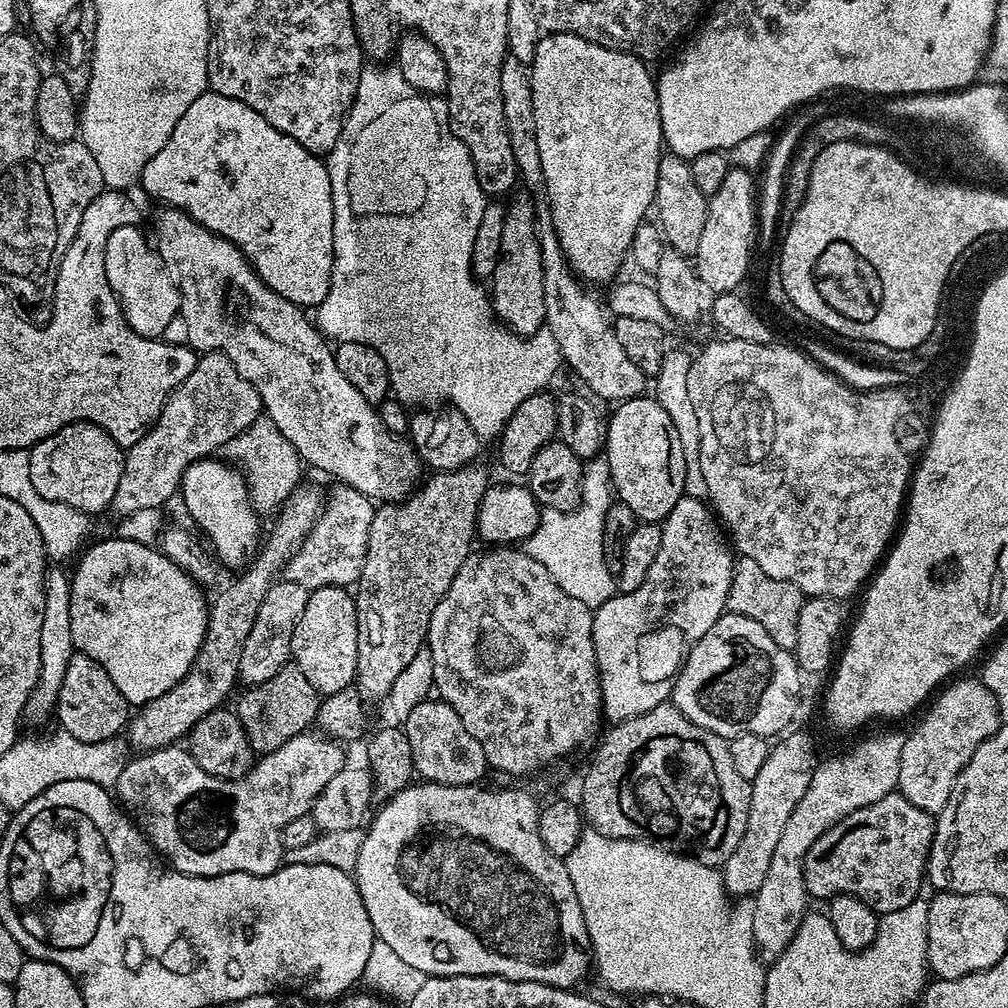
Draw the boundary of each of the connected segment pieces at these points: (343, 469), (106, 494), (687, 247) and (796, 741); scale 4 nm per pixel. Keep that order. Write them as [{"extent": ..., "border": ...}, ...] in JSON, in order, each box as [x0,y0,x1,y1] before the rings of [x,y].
[{"extent":[154,206,422,502],"border":[[[160,206],[157,210],[154,244],[180,289],[179,311],[188,323],[187,343],[200,354],[221,352],[234,364],[238,374],[261,396],[267,419],[282,430],[282,438],[298,450],[305,465],[313,464],[318,471],[358,490],[373,502],[399,502],[412,495],[422,480],[419,454],[407,439],[386,430],[379,411],[346,382],[346,374],[336,365],[335,351],[315,323],[304,317],[305,309],[270,290],[236,245],[204,228],[179,208]]]},{"extent":[28,422,125,514],"border":[[[77,422],[68,424],[62,430],[50,434],[46,439],[32,445],[28,452],[30,458],[30,482],[34,482],[34,490],[42,494],[42,498],[50,498],[54,502],[66,502],[66,506],[74,506],[89,514],[103,513],[121,481],[125,449],[106,434],[104,428],[97,424]]]},{"extent":[654,154,709,257],"border":[[[664,154],[659,157],[656,165],[656,198],[654,216],[664,234],[667,247],[683,256],[695,257],[698,242],[702,239],[702,230],[706,227],[709,197],[698,190],[694,182],[694,174],[689,161],[680,156]]]},{"extent":[722,732,818,897],"border":[[[791,732],[781,735],[775,741],[777,744],[773,743],[769,747],[766,762],[762,770],[758,770],[758,778],[750,782],[752,793],[750,814],[746,818],[746,834],[742,834],[742,842],[738,842],[734,854],[730,854],[730,858],[726,858],[722,865],[724,890],[729,897],[755,897],[770,871],[770,858],[774,858],[774,850],[782,839],[782,829],[786,827],[786,821],[794,812],[794,806],[798,806],[802,794],[806,794],[806,786],[810,786],[812,772],[818,763],[816,744],[808,732]]]}]

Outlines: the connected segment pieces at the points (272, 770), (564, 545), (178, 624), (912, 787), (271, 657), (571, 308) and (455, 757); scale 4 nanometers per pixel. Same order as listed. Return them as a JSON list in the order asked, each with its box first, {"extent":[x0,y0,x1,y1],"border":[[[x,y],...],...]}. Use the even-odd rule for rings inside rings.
[{"extent":[114,734,346,876],"border":[[[323,734],[312,735],[295,736],[290,738],[290,742],[286,742],[286,746],[278,746],[278,750],[263,753],[253,763],[252,769],[244,776],[239,776],[236,780],[223,780],[221,776],[215,776],[206,770],[202,770],[202,766],[198,766],[198,762],[194,762],[191,754],[180,746],[160,748],[157,752],[145,752],[137,755],[135,757],[137,760],[129,759],[125,763],[122,774],[118,774],[118,782],[114,785],[114,792],[122,805],[123,811],[131,817],[136,827],[144,833],[144,839],[156,849],[157,853],[175,871],[185,872],[188,876],[221,876],[231,872],[268,876],[271,872],[275,872],[277,868],[281,867],[282,861],[285,859],[284,828],[290,822],[294,822],[294,818],[302,818],[309,815],[312,810],[312,801],[318,798],[318,794],[322,794],[322,790],[326,790],[326,782],[330,782],[330,778],[334,778],[334,774],[338,774],[338,770],[346,767],[344,752],[340,749],[343,747],[337,741],[329,740]]]},{"extent":[522,455,618,610],"border":[[[607,455],[593,456],[584,464],[582,494],[577,508],[570,512],[544,508],[536,529],[522,544],[523,551],[542,562],[550,578],[554,578],[570,598],[578,598],[578,602],[593,610],[601,608],[618,592],[617,581],[610,570],[606,570],[606,558],[602,558],[602,522],[612,503],[614,493]]]},{"extent":[70,538,209,706],"border":[[[119,538],[111,539],[100,540],[97,544],[92,545],[89,543],[83,549],[82,555],[84,554],[84,557],[76,564],[76,573],[74,571],[71,573],[70,623],[71,633],[73,634],[73,646],[75,651],[94,658],[94,662],[98,662],[98,666],[102,666],[102,670],[106,670],[106,674],[110,674],[110,682],[114,682],[114,686],[118,686],[122,698],[127,700],[129,705],[139,706],[148,704],[154,698],[166,694],[166,690],[173,688],[191,670],[192,663],[196,661],[196,655],[200,652],[204,635],[208,633],[209,605],[206,603],[206,596],[204,600],[203,594],[200,593],[203,592],[201,585],[197,584],[188,573],[178,567],[170,557],[165,556],[163,551],[157,550],[151,544],[130,542]]]},{"extent":[898,678,1002,814],"border":[[[964,678],[953,679],[931,701],[931,704],[933,703],[932,709],[921,718],[920,725],[912,733],[907,733],[902,746],[898,791],[914,806],[933,814],[940,812],[942,806],[946,806],[946,798],[950,798],[950,790],[954,786],[958,774],[966,766],[966,762],[970,762],[974,750],[978,750],[978,746],[983,740],[993,736],[1002,723],[998,702],[987,686],[978,678],[972,678],[972,680],[960,679]]]},{"extent":[238,578,309,685],"border":[[[280,578],[273,583],[266,598],[262,598],[262,606],[258,606],[258,618],[254,618],[250,634],[246,634],[246,646],[242,646],[242,658],[238,662],[239,679],[245,685],[266,682],[266,678],[274,678],[274,674],[278,674],[278,670],[282,670],[282,666],[289,663],[294,626],[302,610],[306,610],[309,591],[306,586],[298,586],[298,582]]]},{"extent":[535,198,645,402],"border":[[[544,198],[537,199],[535,206],[538,246],[542,246],[542,287],[546,293],[544,323],[550,334],[554,334],[554,342],[558,342],[563,363],[567,367],[569,364],[604,400],[623,402],[633,400],[635,396],[645,395],[644,372],[638,370],[638,366],[634,366],[630,358],[626,358],[626,350],[622,350],[618,343],[618,334],[610,323],[601,301],[599,304],[594,297],[584,293],[585,285],[568,265],[562,246],[558,242],[558,234],[554,230],[552,207]]]},{"extent":[402,699,490,785],"border":[[[424,699],[421,704],[409,710],[408,716],[403,717],[402,727],[406,738],[410,738],[410,750],[414,750],[414,766],[417,773],[425,781],[433,784],[466,784],[475,785],[484,776],[484,771],[489,771],[490,765],[482,746],[478,746],[478,738],[474,738],[462,726],[462,718],[454,714],[454,710],[441,699]]]}]

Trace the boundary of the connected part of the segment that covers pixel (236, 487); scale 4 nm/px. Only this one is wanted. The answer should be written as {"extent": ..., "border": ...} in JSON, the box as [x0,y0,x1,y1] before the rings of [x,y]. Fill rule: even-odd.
{"extent":[178,458,261,568],"border":[[[205,458],[191,464],[181,478],[178,492],[184,498],[184,509],[191,514],[193,523],[199,525],[212,539],[218,560],[220,555],[219,563],[236,568],[239,564],[247,565],[261,543],[261,517],[250,503],[243,475],[233,465],[217,460]]]}

